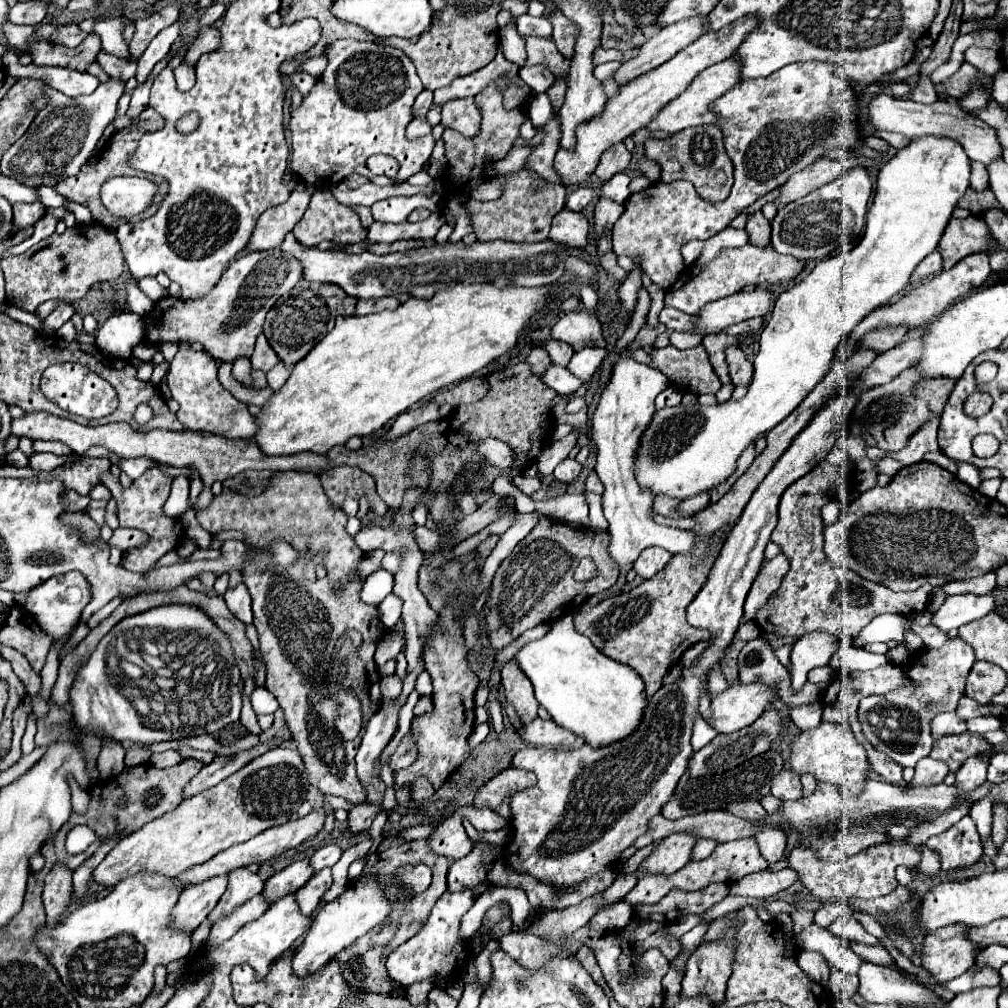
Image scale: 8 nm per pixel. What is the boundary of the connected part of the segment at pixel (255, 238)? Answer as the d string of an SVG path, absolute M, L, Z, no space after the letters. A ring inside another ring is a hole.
M298 182L294 192L290 194L288 202L284 202L282 206L276 206L274 210L266 210L258 218L246 250L256 252L256 250L278 248L282 244L282 238L288 232L292 232L296 222L306 212L310 196L312 196L312 188L304 186L302 182Z

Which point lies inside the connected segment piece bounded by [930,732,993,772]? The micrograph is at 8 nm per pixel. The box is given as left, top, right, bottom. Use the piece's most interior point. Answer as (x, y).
(953, 749)

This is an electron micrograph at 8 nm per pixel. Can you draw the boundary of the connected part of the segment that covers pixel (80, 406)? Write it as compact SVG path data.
M54 364L54 366L50 366L42 376L42 392L52 402L56 402L62 410L76 414L76 416L84 416L88 420L112 414L118 406L116 390L112 386L108 386L108 382L104 382L98 374L86 370L86 366L78 366L78 364Z

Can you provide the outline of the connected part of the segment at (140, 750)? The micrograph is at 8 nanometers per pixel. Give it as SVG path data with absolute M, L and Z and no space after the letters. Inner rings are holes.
M132 744L132 748L128 750L128 754L126 754L126 758L124 758L126 768L136 766L136 764L144 764L144 762L150 760L150 756L152 756L152 752L146 750L142 744Z

